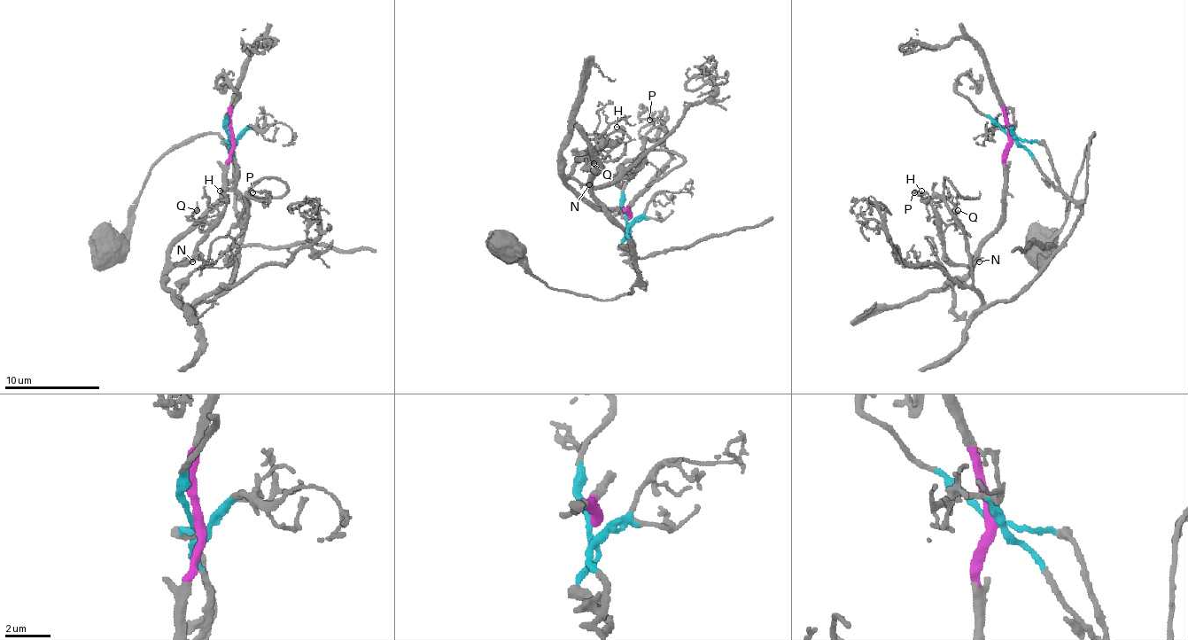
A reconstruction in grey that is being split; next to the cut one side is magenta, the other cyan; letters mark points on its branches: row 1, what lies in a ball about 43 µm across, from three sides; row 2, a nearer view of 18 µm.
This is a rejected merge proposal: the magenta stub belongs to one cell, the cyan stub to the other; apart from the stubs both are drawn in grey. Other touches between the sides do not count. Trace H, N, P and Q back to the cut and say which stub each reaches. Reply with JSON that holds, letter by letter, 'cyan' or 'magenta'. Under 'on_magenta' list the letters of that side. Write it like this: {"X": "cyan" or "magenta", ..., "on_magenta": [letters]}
{"H": "magenta", "N": "magenta", "P": "cyan", "Q": "magenta", "on_magenta": ["H", "N", "Q"]}

